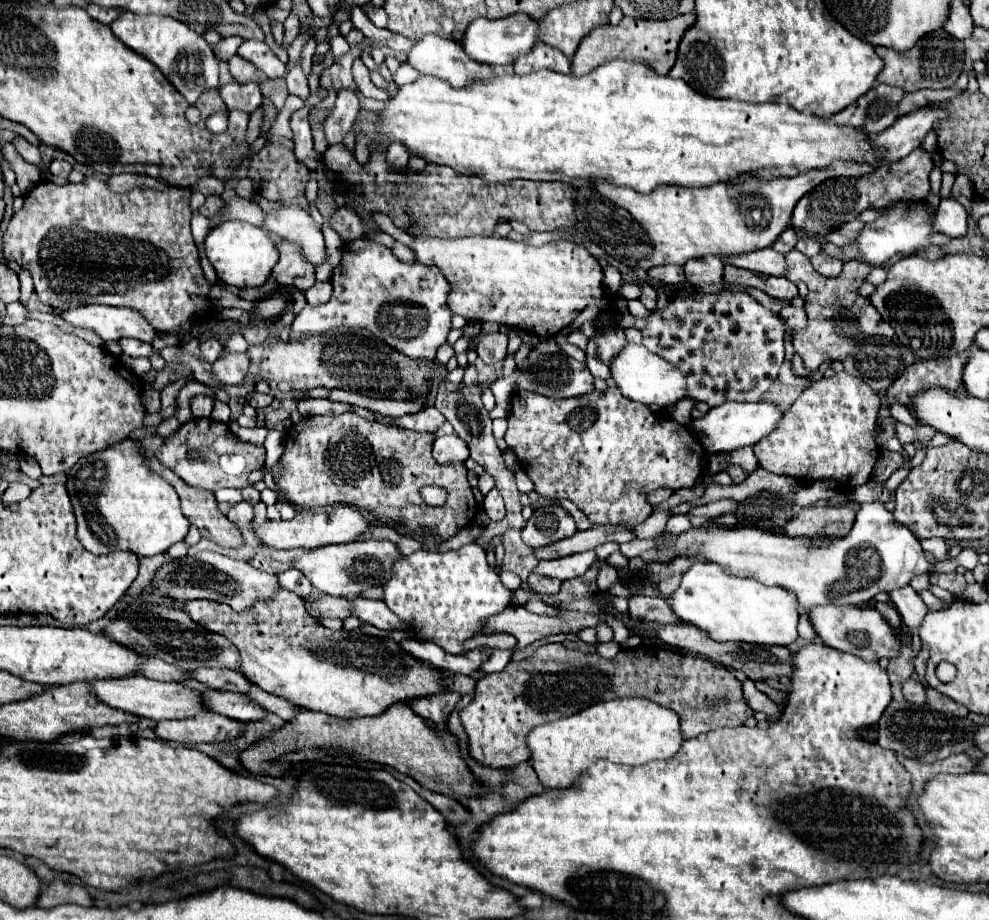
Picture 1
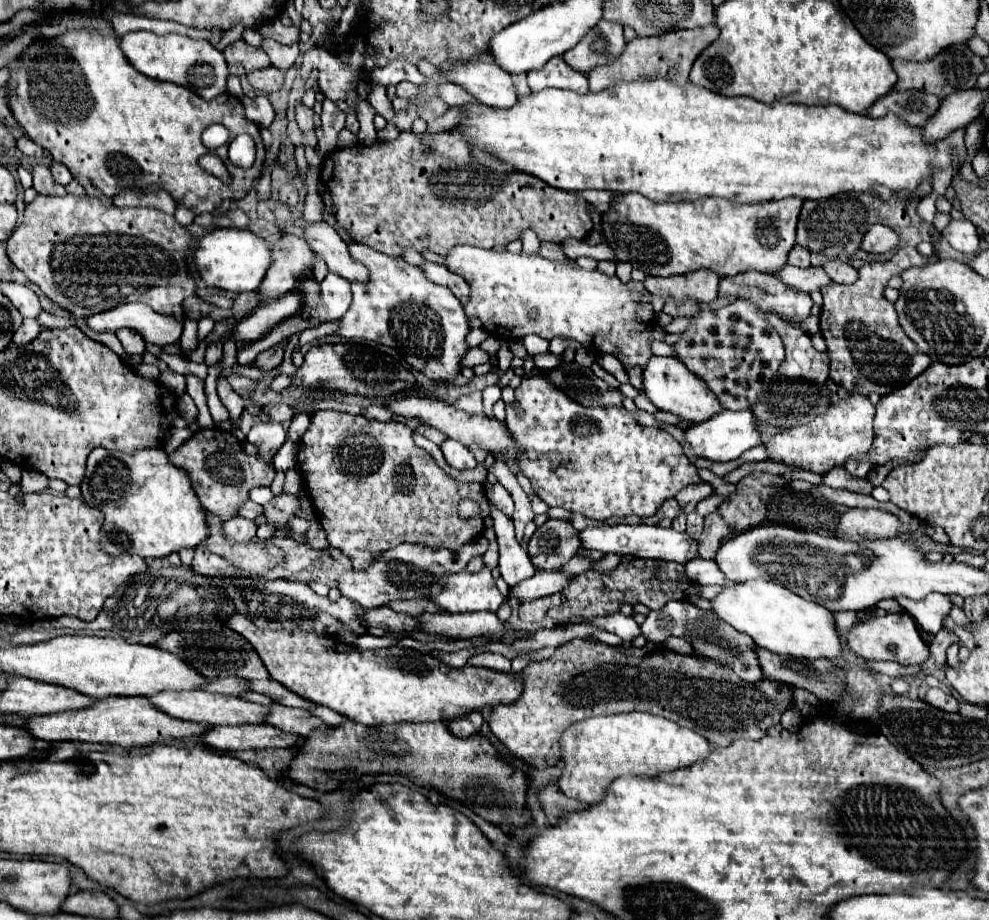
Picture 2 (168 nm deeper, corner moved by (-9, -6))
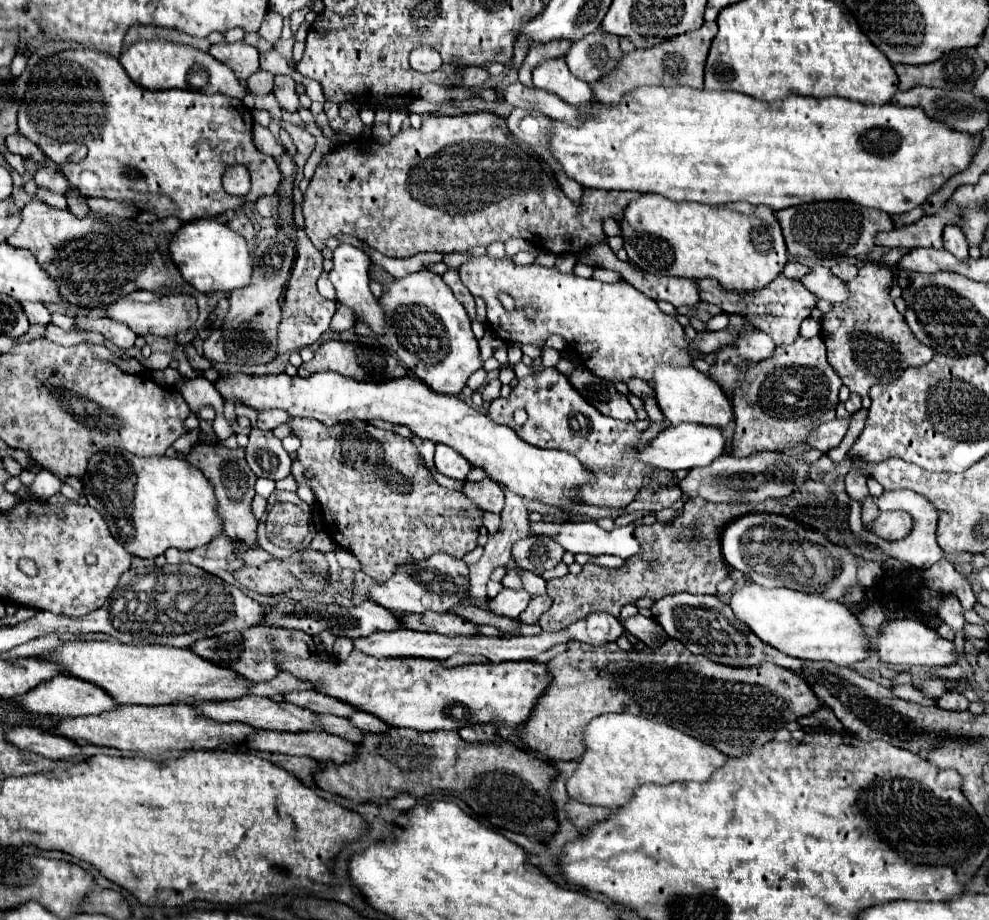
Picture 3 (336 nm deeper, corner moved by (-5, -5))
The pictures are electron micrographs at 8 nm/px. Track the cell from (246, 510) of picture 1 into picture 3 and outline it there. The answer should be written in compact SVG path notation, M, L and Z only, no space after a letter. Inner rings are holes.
M226 534L216 536L208 546L206 546L206 554L210 558L232 558L236 552L236 544L234 540L228 540Z

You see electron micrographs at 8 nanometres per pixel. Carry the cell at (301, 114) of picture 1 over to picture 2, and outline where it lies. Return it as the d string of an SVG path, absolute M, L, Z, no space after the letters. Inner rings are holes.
M296 103L296 123L302 129L302 133L312 133L314 131L314 111L302 103Z

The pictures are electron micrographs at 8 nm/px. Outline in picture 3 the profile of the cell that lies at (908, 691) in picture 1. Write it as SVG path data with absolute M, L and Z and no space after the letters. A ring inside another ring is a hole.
M946 692L936 700L936 706L944 710L966 710L968 700L960 692Z

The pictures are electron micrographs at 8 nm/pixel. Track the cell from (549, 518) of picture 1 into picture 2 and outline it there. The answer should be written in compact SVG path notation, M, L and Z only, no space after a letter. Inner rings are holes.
M548 519L538 527L526 545L530 561L536 569L558 571L580 549L578 531L570 521Z

